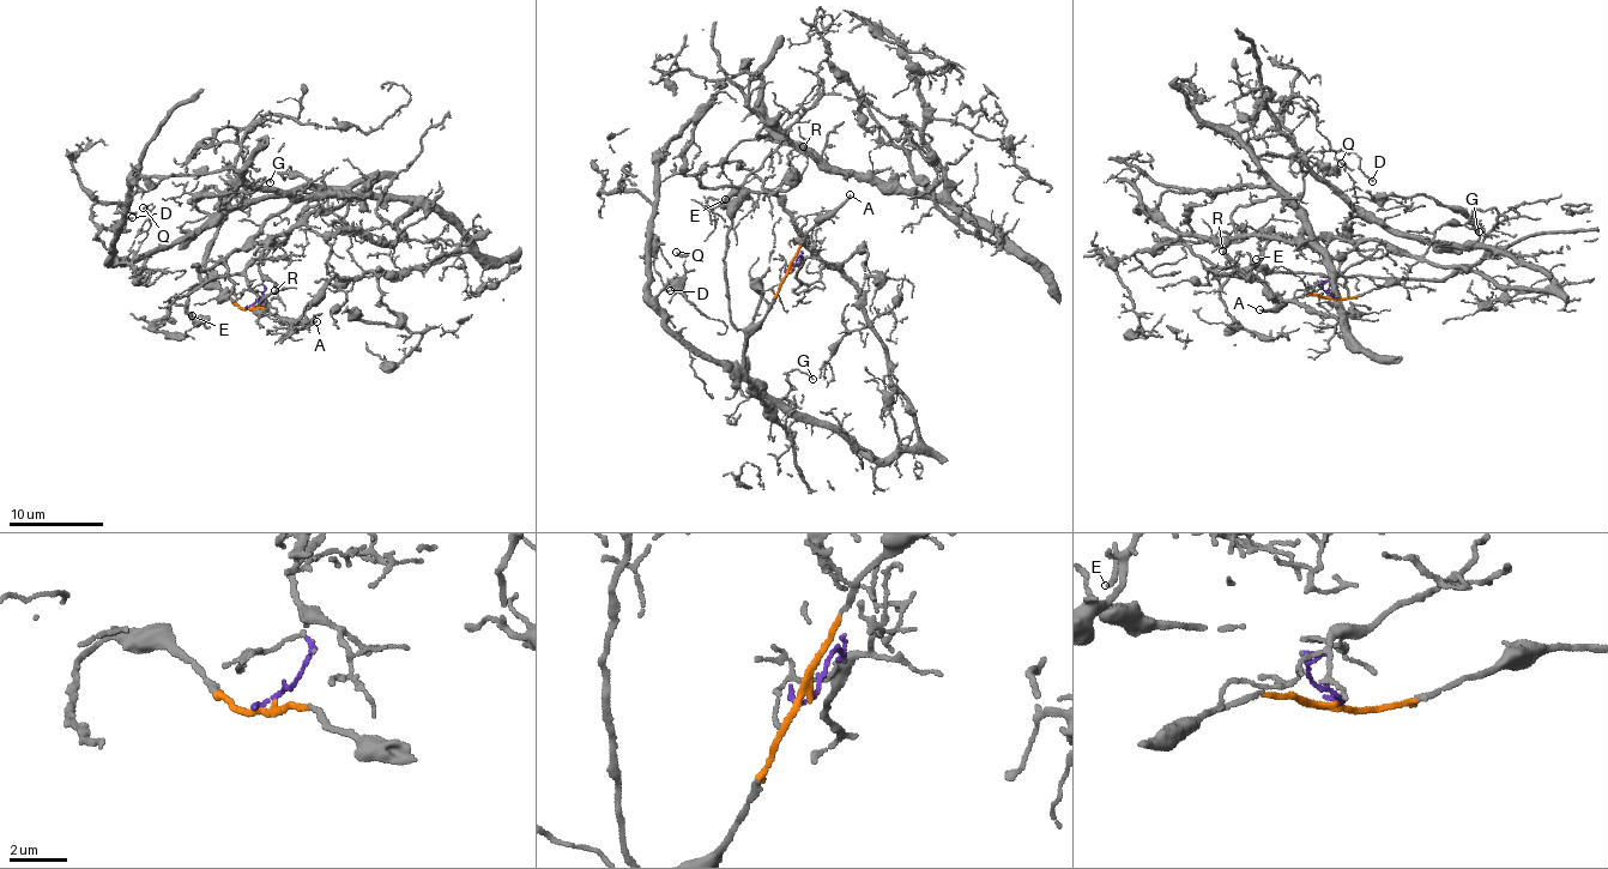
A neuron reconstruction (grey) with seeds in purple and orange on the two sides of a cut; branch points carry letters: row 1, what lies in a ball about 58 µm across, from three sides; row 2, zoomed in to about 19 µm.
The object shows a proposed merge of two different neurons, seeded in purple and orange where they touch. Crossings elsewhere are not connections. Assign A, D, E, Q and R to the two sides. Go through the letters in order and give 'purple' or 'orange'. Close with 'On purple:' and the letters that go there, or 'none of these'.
A: orange
D: purple
E: purple
Q: purple
R: purple
On purple: D, E, Q, R

